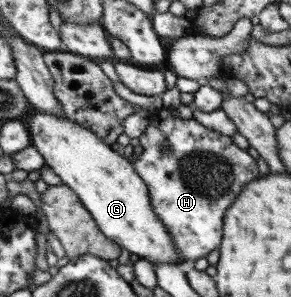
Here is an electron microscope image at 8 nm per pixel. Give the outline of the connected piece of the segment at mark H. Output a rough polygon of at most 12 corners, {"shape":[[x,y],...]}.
{"shape":[[151,112],[131,161],[189,266],[219,247],[257,161]]}

